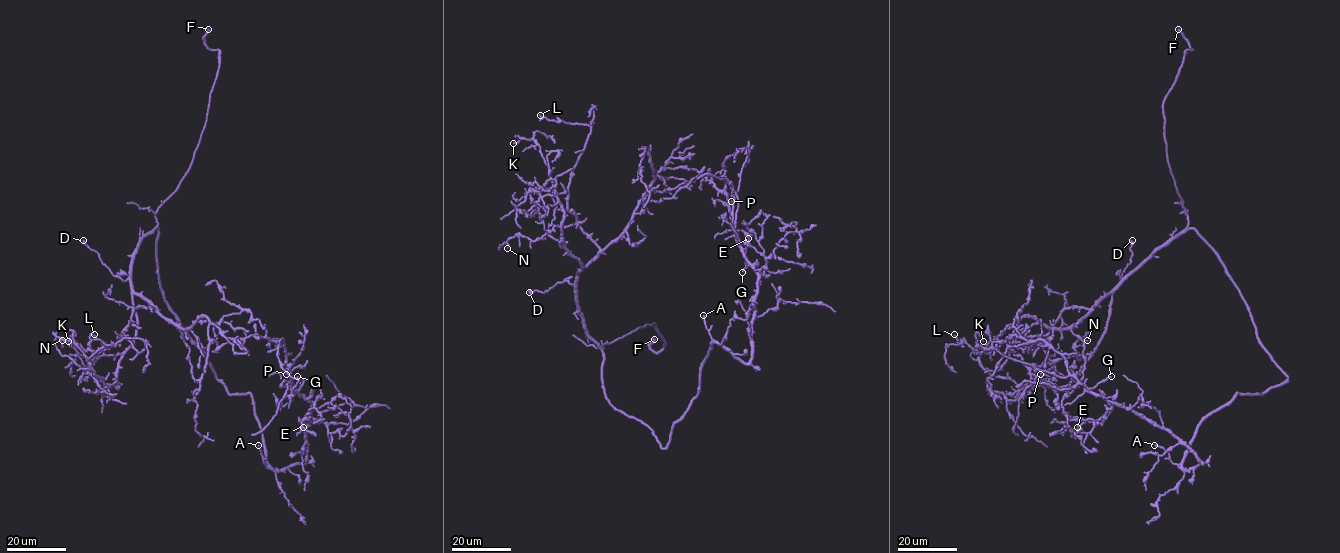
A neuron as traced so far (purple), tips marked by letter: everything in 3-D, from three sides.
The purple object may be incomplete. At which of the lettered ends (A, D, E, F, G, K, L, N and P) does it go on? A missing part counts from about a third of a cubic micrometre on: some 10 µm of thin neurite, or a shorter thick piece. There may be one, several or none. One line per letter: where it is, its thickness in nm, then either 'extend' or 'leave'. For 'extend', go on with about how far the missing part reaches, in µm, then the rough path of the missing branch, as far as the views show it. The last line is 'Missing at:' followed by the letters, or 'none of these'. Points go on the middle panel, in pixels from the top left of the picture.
A: at (703, 315); 200 nm thick; extend; about 40 µm are missing
D: at (529, 292); 400 nm thick; leave
E: at (748, 238); 160 nm thick; leave
F: at (654, 339); 360 nm thick; extend; about 9 µm are missing
G: at (742, 272); 190 nm thick; leave
K: at (513, 143); 190 nm thick; leave
L: at (540, 115); 180 nm thick; leave
N: at (507, 248); 110 nm thick; leave
P: at (731, 201); 150 nm thick; leave
Missing at: A, F

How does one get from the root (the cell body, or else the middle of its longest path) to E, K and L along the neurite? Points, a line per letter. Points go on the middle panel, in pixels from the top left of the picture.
E: (653, 431), (664, 448), (697, 393), (700, 368), (714, 342), (750, 360), (753, 299), (766, 258), (748, 238)
K: (653, 431), (606, 398), (602, 349), (578, 307), (582, 265), (565, 247), (549, 167), (533, 140), (513, 143)
L: (653, 431), (606, 398), (578, 307), (577, 274), (599, 247), (568, 185), (591, 127), (540, 115)

